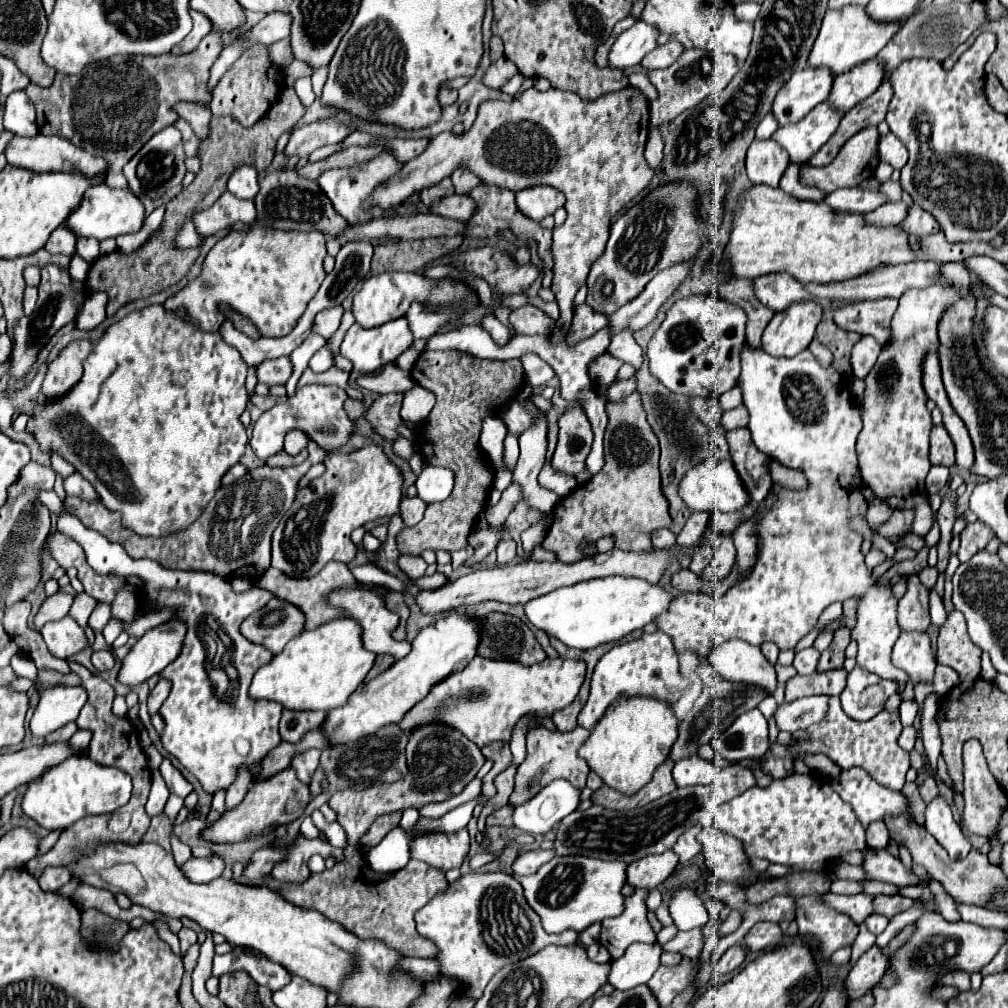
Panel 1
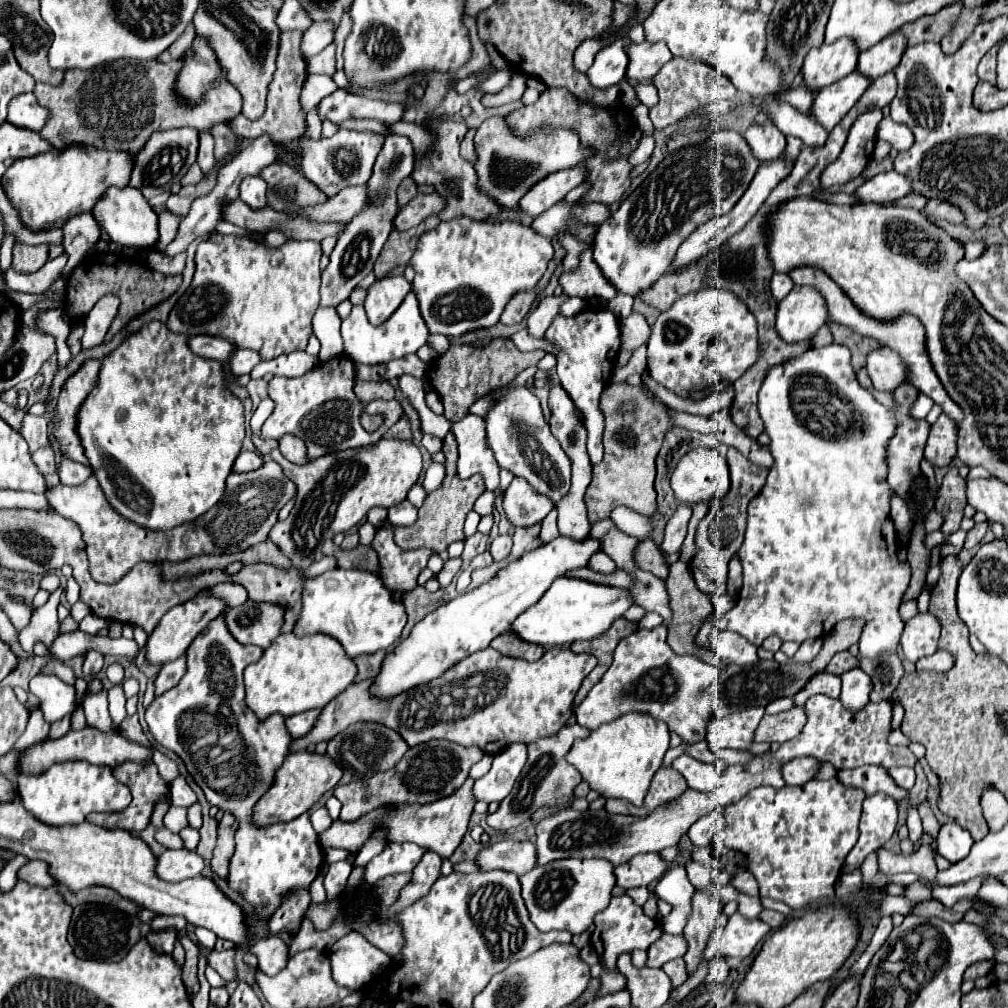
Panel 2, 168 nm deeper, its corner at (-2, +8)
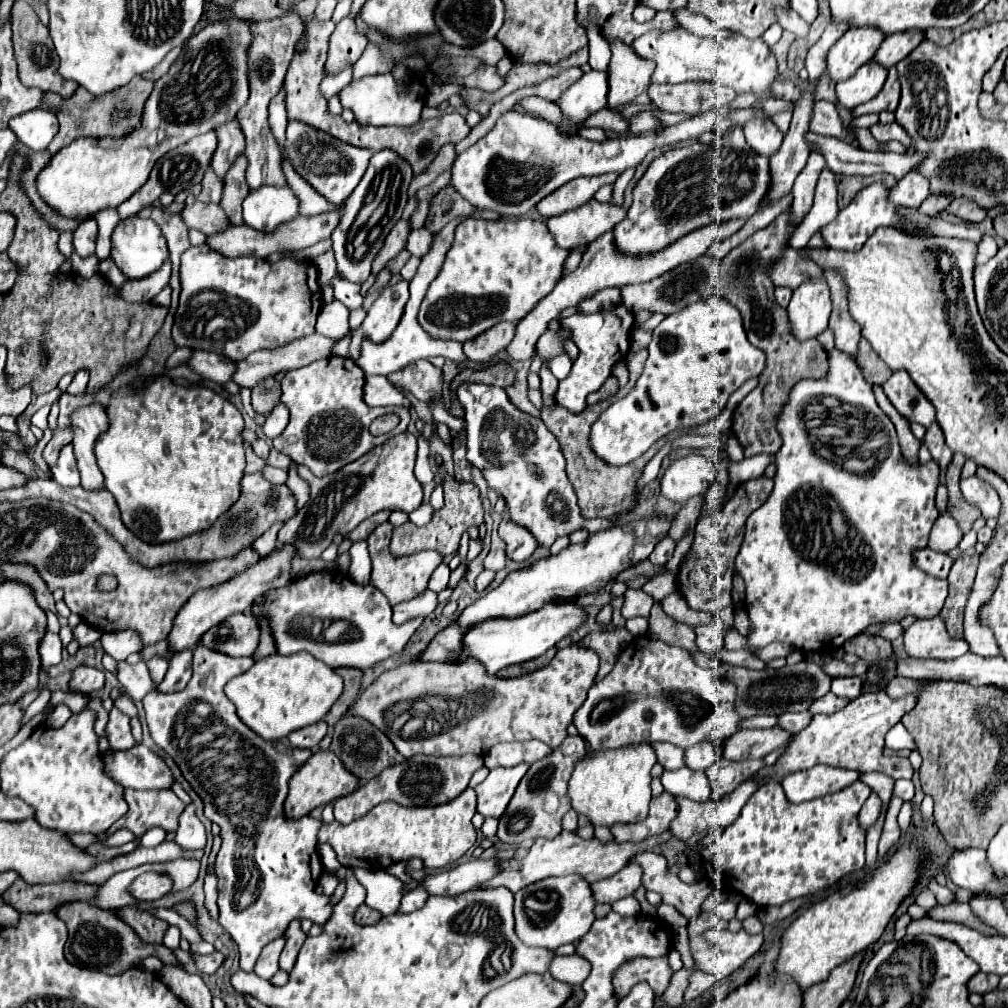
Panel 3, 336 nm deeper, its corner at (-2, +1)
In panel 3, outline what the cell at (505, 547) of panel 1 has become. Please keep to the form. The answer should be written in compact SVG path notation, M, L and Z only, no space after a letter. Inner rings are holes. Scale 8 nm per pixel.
M497 549L497 551L489 551L489 555L485 557L485 569L493 569L493 571L499 571L503 569L507 563L507 555L503 549Z

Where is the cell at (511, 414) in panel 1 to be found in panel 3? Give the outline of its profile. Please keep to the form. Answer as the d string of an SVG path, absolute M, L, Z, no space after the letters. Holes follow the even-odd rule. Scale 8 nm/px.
M465 383L457 389L457 397L465 409L469 463L483 471L489 487L493 487L499 495L505 497L509 517L515 523L527 527L535 535L539 545L551 547L557 537L571 535L577 529L587 529L591 533L597 533L615 525L609 519L585 521L579 515L577 496L567 479L565 457L559 449L555 435L545 427L541 419L531 417L529 413L517 409L507 397L505 389L483 383L481 385ZM549 493L557 493L565 499L567 515L563 519L549 513L549 505L547 505Z

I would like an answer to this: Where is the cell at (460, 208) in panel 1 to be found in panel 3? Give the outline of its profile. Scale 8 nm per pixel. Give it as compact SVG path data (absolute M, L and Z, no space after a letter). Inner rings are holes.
M401 219L399 223L395 223L395 227L391 229L391 233L385 239L383 249L377 253L377 257L373 261L373 275L377 275L389 259L393 259L401 249L405 249L409 233L411 233L411 221L409 219Z

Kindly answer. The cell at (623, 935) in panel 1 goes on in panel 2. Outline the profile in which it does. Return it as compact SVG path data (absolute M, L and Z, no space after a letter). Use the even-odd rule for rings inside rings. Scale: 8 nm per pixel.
M617 896L611 898L609 906L605 910L601 910L599 914L595 914L595 930L591 934L591 946L595 948L597 956L599 956L599 964L603 966L601 972L601 988L597 990L595 996L607 996L611 992L619 992L625 988L627 980L623 974L619 974L615 970L615 962L623 952L633 952L633 950L647 950L655 940L661 938L663 930L661 924L657 920L651 920L643 914L643 908L637 906L629 896Z

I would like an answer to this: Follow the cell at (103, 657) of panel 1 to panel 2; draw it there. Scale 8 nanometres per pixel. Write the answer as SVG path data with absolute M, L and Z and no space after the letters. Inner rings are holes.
M95 650L87 652L85 662L83 662L83 676L85 676L85 678L95 676L95 674L101 672L101 668L103 668L103 654L99 654L99 652L95 652Z

